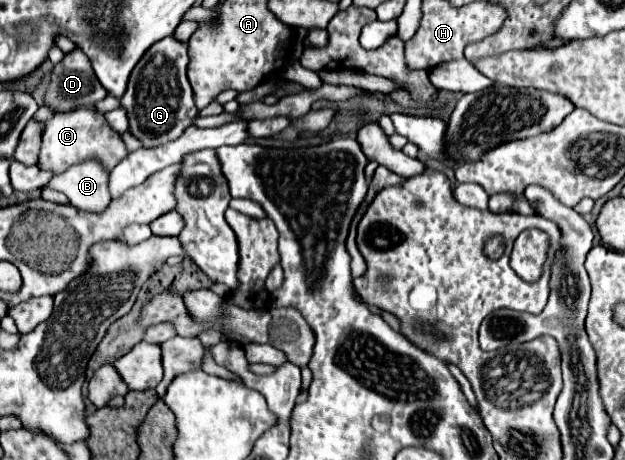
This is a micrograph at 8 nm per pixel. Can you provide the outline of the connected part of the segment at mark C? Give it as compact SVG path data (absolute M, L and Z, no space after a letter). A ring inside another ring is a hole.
M82 107L82 109L74 109L74 111L68 111L68 113L54 115L44 125L38 167L44 169L44 171L52 171L54 175L60 175L76 163L82 163L86 159L96 159L102 165L106 165L106 169L112 171L126 155L128 155L128 149L126 149L120 133L116 133L108 125L104 115L94 111L94 109Z

